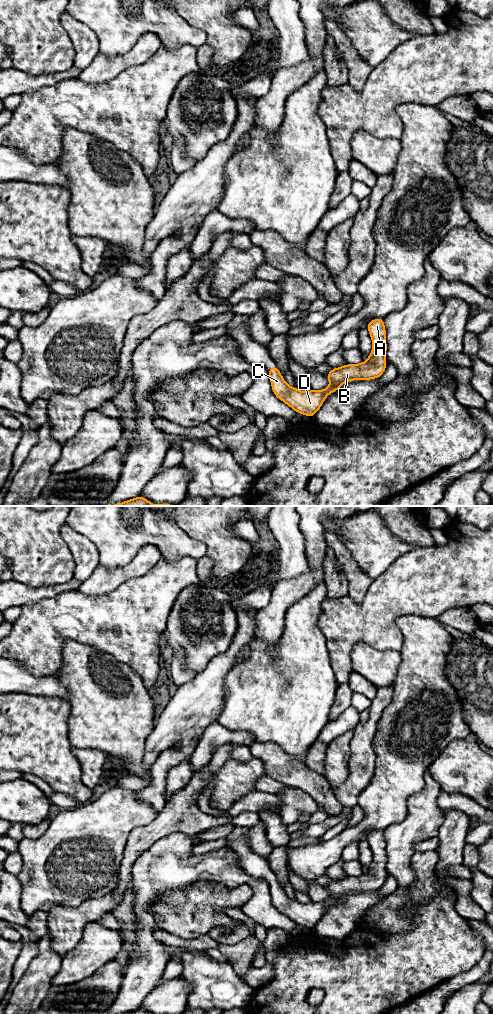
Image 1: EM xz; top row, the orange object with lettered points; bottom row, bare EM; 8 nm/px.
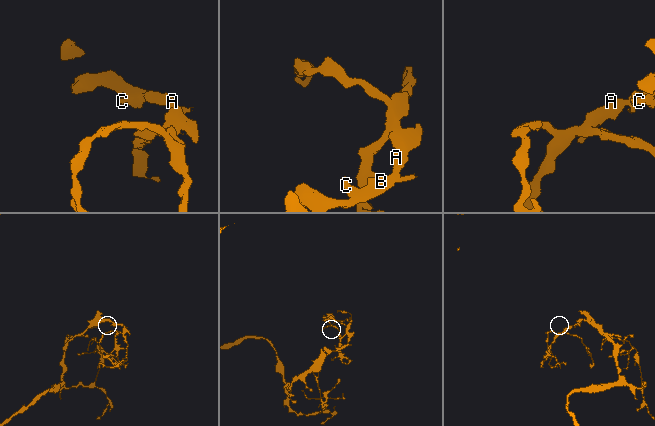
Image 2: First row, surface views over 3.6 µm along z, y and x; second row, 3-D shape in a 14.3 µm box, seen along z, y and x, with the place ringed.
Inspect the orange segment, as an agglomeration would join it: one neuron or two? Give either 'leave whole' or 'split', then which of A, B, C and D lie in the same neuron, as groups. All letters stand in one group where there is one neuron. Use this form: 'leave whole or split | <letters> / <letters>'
leave whole | A B C D

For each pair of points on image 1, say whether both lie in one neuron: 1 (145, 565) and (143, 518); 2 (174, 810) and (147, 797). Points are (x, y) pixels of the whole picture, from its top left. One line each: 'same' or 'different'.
1: different
2: different

